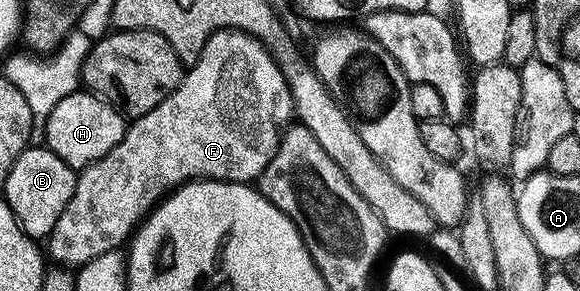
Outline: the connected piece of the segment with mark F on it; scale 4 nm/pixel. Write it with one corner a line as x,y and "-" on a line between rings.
244,31
215,32
205,43
201,56
197,58
196,63
184,72
180,85
163,102
155,105
155,109
151,109
151,113
136,116
126,126
123,141
119,141
119,145
115,145
115,149
111,149
111,153
107,153
98,163
93,163
78,174
75,193
71,197
67,209
63,209
55,229
50,233
47,240
47,246
49,246
49,251
47,247
48,258
50,260
53,258
52,262
54,264
64,265
70,269
80,269
95,257
105,255
108,251
117,251
120,248
120,243
122,242
122,246
132,236
135,228
153,210
162,196
190,181
215,179
226,183
252,184
254,181
260,180
272,159
269,155
269,62
273,59
272,53
258,39
251,38

